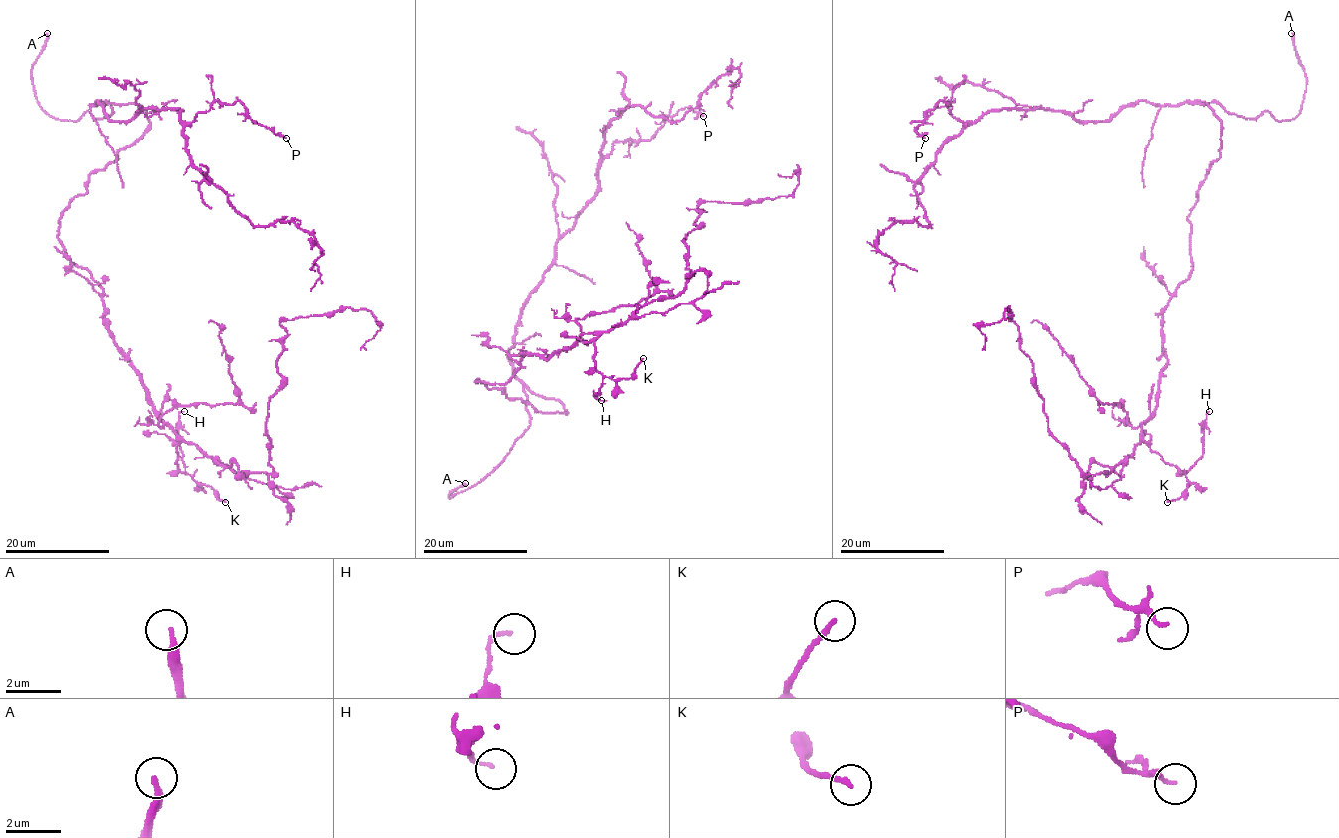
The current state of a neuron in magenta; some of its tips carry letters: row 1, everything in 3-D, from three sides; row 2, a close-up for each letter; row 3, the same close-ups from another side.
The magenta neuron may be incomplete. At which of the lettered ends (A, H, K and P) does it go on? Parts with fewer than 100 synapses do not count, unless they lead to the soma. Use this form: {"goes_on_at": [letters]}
{"goes_on_at": ["A"]}

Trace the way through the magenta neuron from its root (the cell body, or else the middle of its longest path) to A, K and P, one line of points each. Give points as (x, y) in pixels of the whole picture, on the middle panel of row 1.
A: (486, 386), (538, 412), (567, 412), (525, 387), (529, 428), (498, 466), (449, 497), (465, 483)
K: (486, 386), (477, 378), (505, 383), (524, 353), (547, 358), (584, 334), (606, 377), (643, 358)
P: (486, 386), (567, 412), (515, 374), (520, 310), (613, 144), (650, 140), (686, 107), (703, 116)

